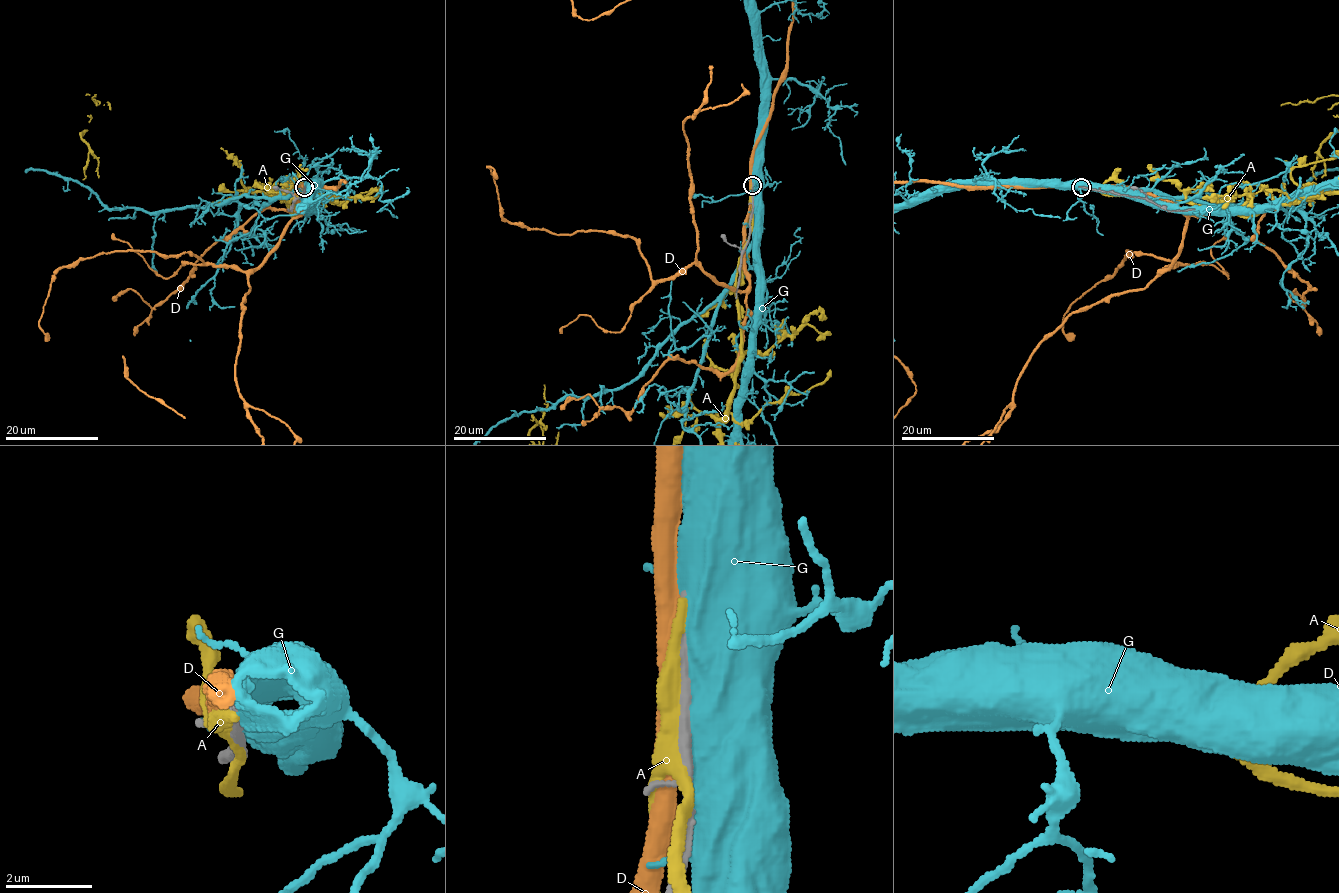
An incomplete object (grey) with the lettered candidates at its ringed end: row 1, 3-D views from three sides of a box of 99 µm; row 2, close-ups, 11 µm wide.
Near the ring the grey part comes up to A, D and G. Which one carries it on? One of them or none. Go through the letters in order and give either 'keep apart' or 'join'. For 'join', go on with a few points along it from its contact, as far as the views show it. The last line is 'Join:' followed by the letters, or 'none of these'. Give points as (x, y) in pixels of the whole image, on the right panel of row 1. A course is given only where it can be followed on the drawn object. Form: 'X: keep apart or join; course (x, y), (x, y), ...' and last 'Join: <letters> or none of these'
A: keep apart
D: keep apart
G: keep apart
Join: none of these

